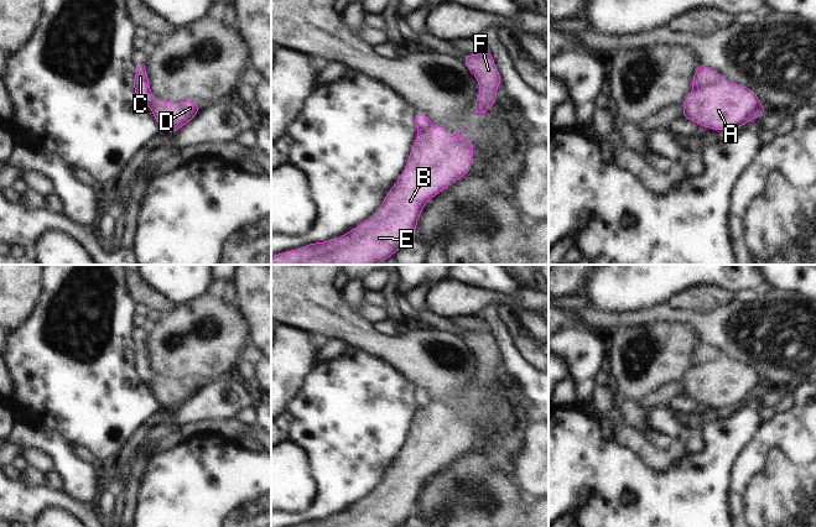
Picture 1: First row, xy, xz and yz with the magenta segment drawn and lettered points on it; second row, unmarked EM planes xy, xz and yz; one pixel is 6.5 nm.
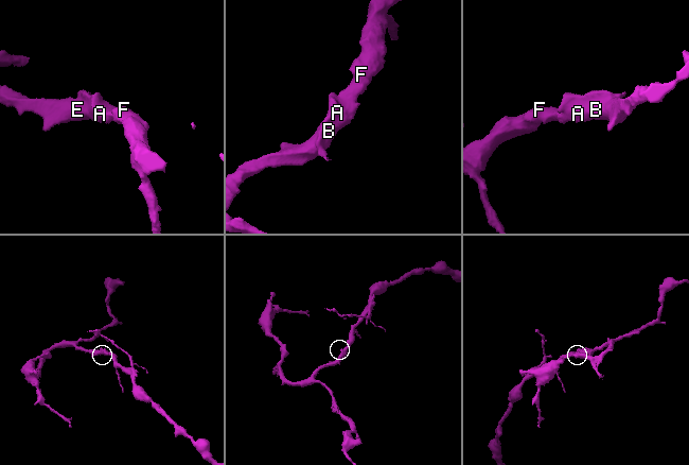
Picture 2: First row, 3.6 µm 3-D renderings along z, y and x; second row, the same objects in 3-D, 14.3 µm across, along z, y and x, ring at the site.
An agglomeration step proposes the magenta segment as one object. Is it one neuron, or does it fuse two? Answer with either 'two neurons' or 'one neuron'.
two neurons

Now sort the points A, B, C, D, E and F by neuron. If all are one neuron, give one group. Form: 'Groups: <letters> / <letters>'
Groups: A B D E F / C.

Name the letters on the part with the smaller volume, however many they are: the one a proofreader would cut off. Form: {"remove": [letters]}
{"remove": ["C"]}

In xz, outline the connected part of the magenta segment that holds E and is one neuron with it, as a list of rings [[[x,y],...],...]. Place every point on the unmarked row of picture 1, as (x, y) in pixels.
[[[430,403],[414,417],[406,444],[386,470],[381,484],[339,515],[296,527],[399,527],[414,515],[426,480],[471,450],[474,433],[469,412],[452,412],[446,403]]]

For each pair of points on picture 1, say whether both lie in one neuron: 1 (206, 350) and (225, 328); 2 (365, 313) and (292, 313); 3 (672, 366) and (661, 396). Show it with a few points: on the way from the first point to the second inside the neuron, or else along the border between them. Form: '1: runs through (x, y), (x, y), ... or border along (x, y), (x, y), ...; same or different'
1: runs through (211, 345), (223, 333); same
2: border along (351, 308), (373, 324); different
3: border along (681, 379), (661, 386), (640, 402); different

